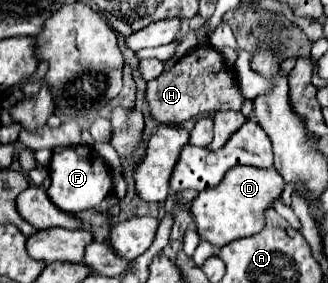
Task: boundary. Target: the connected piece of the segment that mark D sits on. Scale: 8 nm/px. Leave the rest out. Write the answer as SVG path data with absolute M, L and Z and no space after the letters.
M233 166L223 176L223 182L199 192L197 198L191 202L191 214L195 218L199 238L221 248L237 238L245 238L261 232L265 226L263 214L281 196L283 186L285 180L275 168Z

